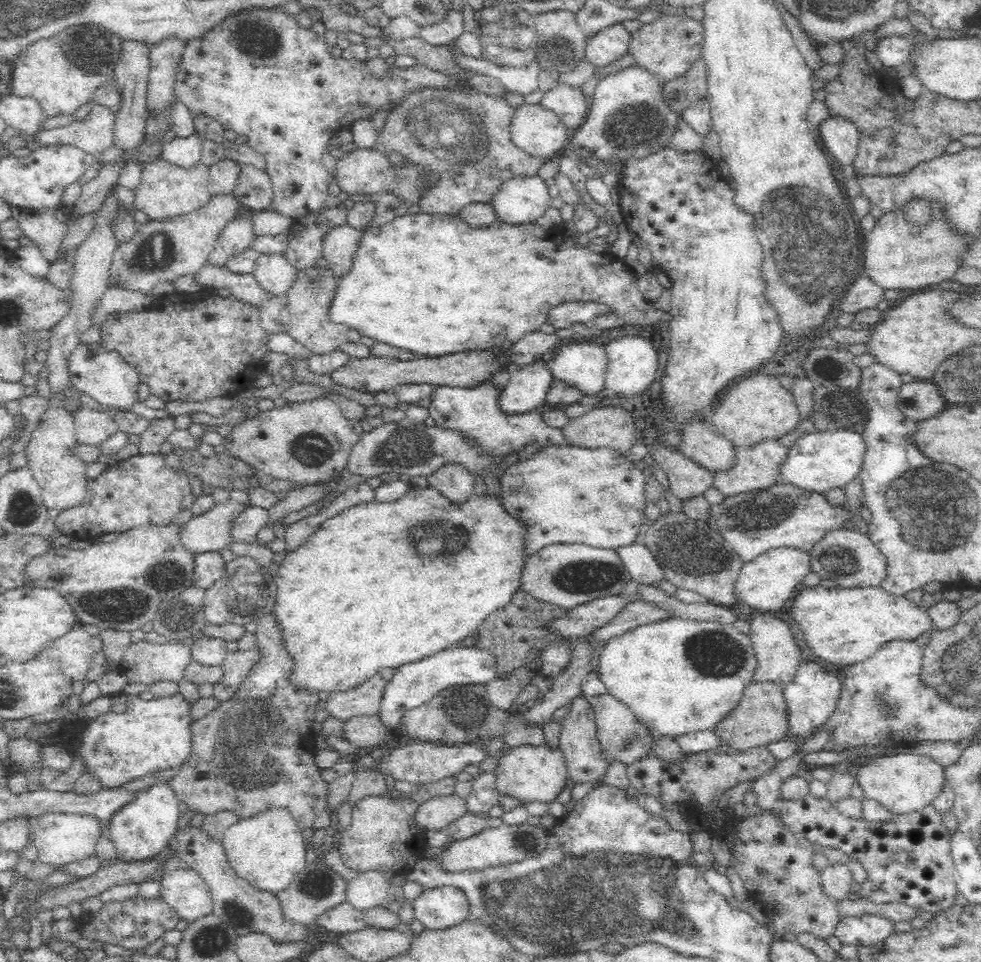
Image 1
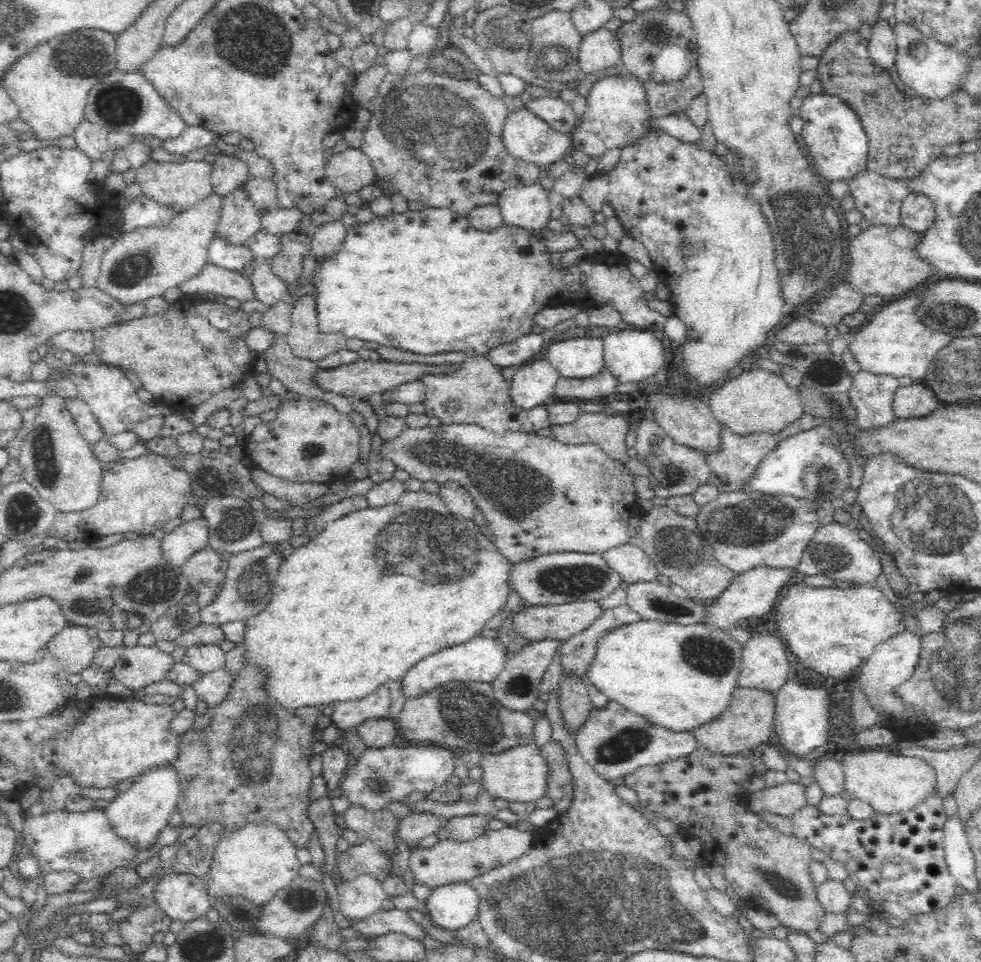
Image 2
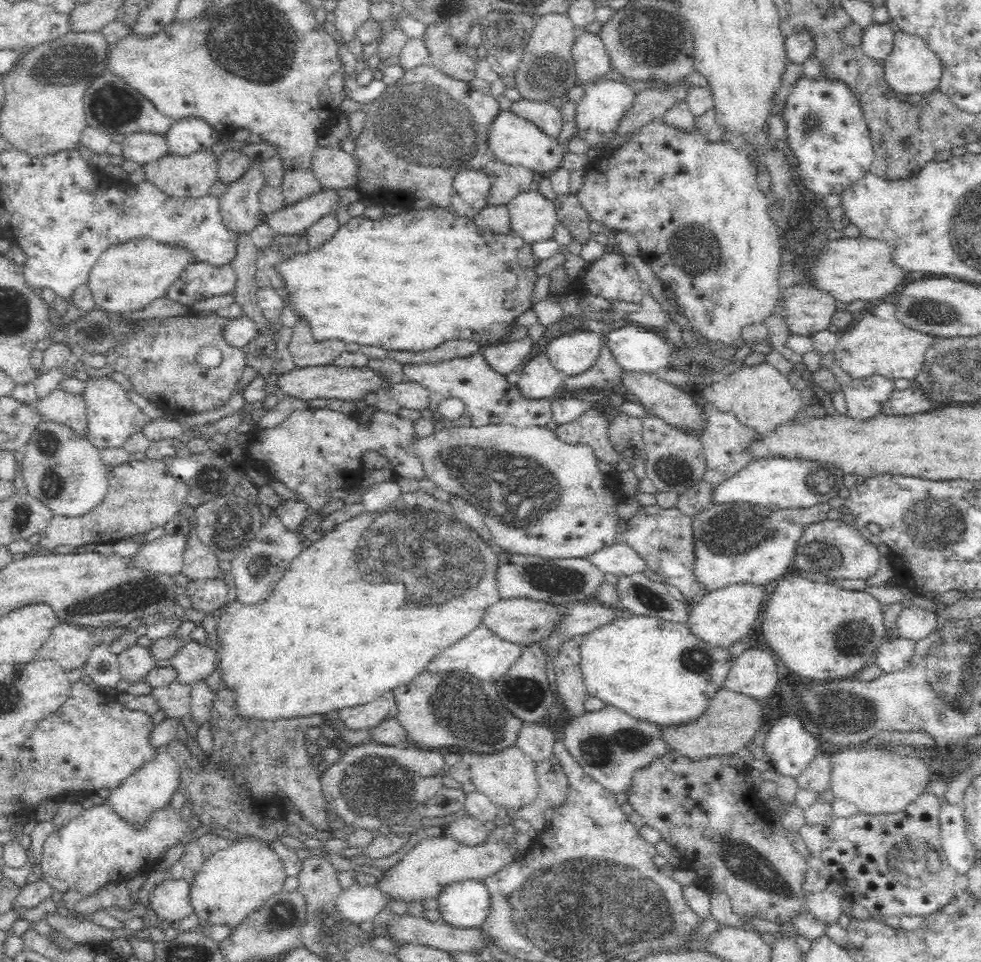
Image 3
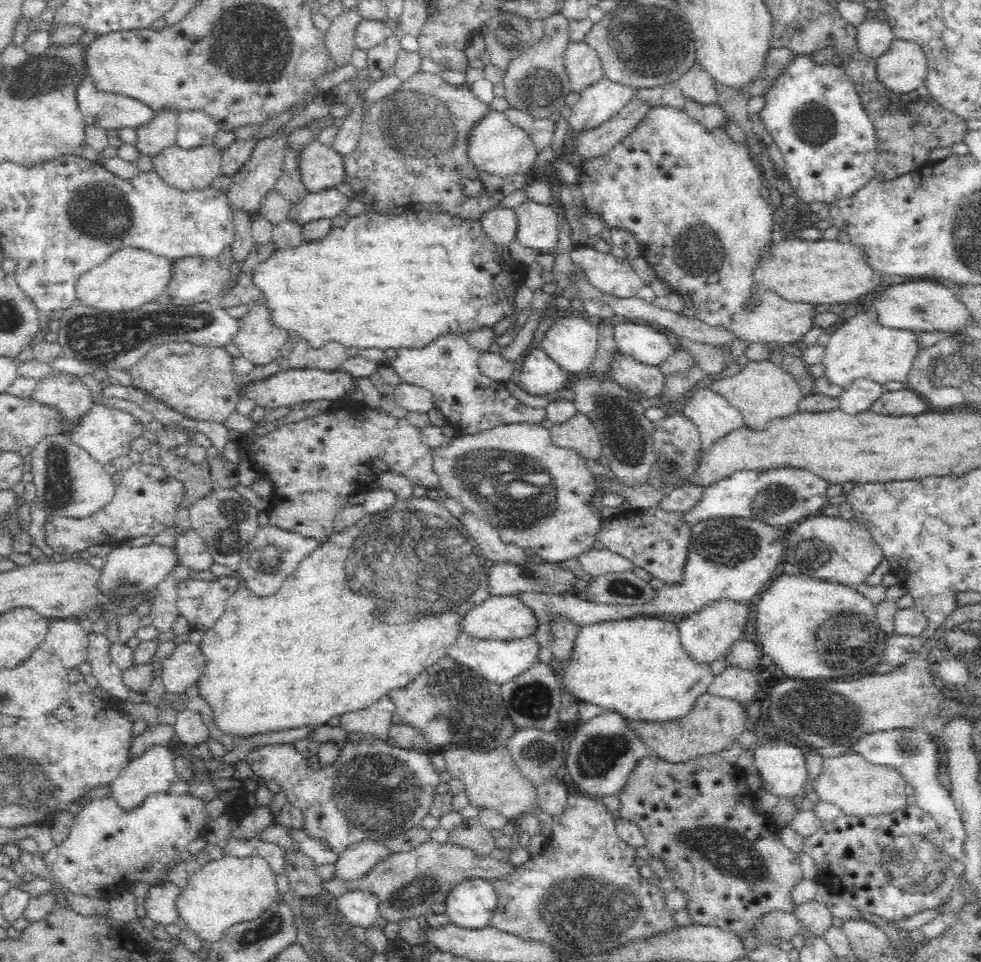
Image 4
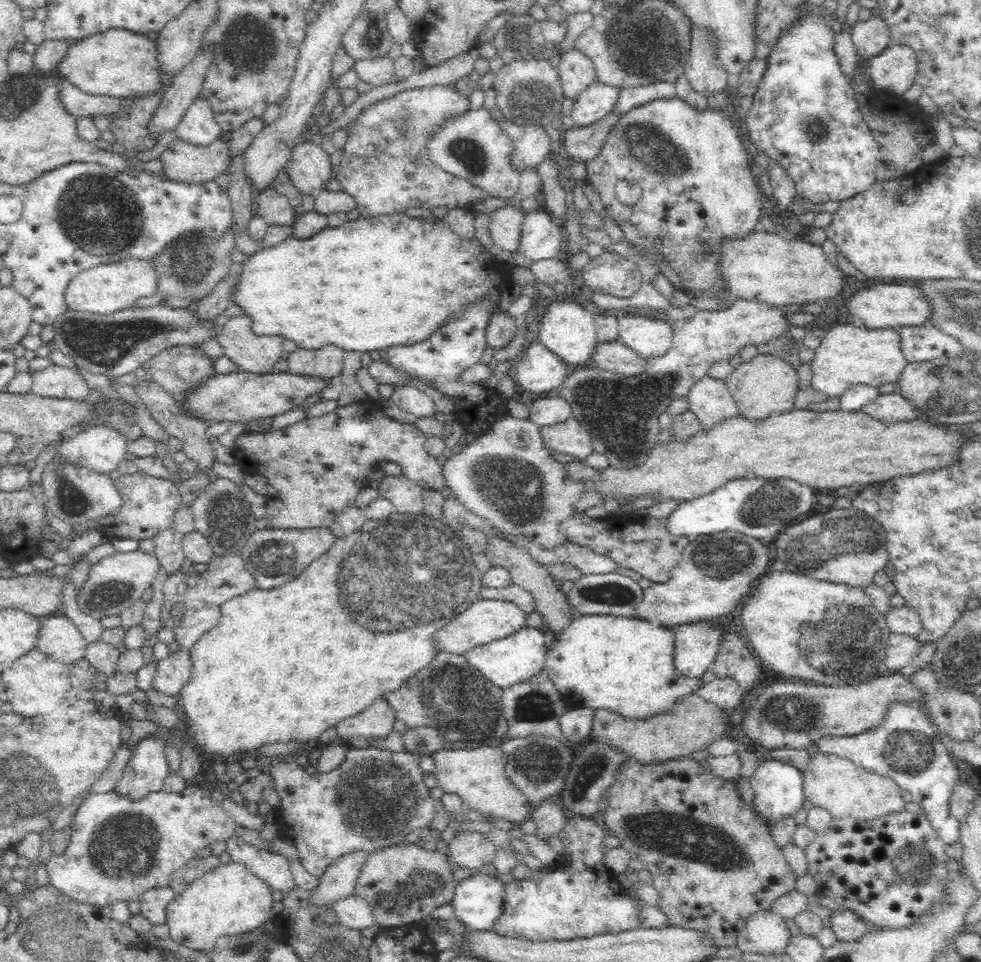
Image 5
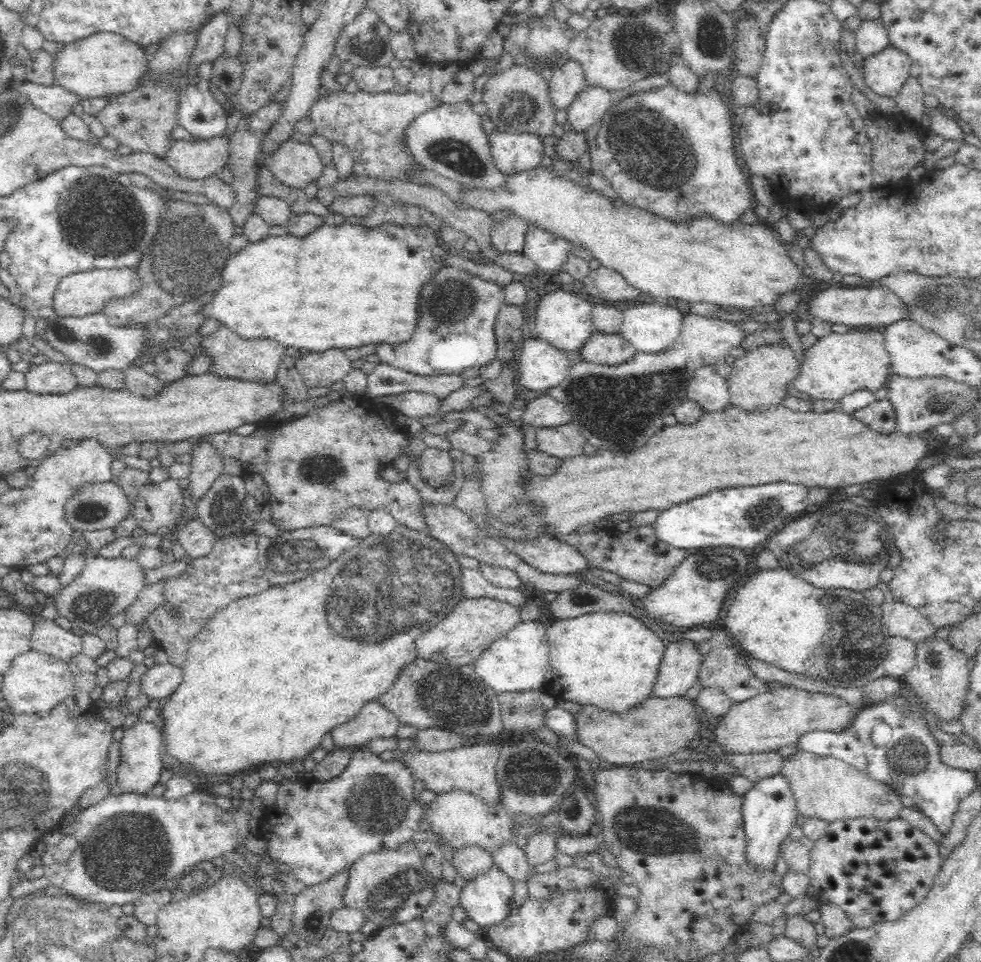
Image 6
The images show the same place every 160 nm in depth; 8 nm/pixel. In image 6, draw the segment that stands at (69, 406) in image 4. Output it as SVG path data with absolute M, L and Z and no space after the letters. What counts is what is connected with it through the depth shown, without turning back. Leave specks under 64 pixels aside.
M46 361L43 364L31 363L24 373L26 389L38 394L58 394L70 392L77 386L69 364Z

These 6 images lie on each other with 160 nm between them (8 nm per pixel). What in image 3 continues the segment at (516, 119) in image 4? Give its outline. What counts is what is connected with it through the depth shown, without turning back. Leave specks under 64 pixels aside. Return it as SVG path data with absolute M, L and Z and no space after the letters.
M520 99L511 104L510 111L534 122L544 133L552 137L558 137L565 124L559 103Z

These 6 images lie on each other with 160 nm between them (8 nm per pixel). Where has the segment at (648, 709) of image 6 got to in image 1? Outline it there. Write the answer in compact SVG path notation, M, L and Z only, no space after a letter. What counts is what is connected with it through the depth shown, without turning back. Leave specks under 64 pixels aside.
M753 681L748 684L740 704L714 728L714 733L722 739L723 744L742 750L782 740L790 732L788 703L784 697L784 688L785 684L776 682Z

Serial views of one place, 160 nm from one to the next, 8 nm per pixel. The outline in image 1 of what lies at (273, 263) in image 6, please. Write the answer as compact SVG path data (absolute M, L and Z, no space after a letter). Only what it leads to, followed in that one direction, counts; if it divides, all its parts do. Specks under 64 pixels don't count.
M580 208L580 216L578 222L571 222L577 228L576 233L572 236L564 236L564 240L554 242L548 235L549 231L542 229L534 223L524 224L508 224L496 219L492 224L485 227L476 228L464 222L459 215L442 215L442 214L426 214L419 212L416 214L404 214L398 216L382 226L370 226L368 230L363 231L360 244L356 248L354 254L354 264L348 276L340 278L339 288L336 290L336 296L332 300L330 306L330 319L334 323L344 323L350 328L356 328L364 337L374 339L374 341L384 342L396 348L404 348L412 351L416 355L426 355L429 357L437 357L449 355L464 350L473 351L474 349L485 349L490 347L502 347L510 349L515 342L520 341L526 334L534 333L540 330L542 324L548 323L550 310L564 304L564 302L600 302L602 304L610 304L614 308L614 314L621 318L622 323L633 324L635 326L650 326L664 319L667 315L666 308L654 307L654 302L646 301L643 294L638 290L637 272L629 267L624 260L612 257L608 253L596 253L588 249L586 246L578 246L578 233L586 234L590 230L594 230L598 226L600 218L592 214L590 210Z

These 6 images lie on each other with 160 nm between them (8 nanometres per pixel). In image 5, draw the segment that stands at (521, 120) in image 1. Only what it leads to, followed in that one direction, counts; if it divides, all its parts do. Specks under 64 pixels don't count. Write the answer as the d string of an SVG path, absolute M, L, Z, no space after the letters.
M484 108L469 110L468 113L435 127L429 140L426 140L426 149L436 167L468 180L492 198L510 200L519 190L520 173L510 166L509 160L514 150L513 140L499 129L498 118Z

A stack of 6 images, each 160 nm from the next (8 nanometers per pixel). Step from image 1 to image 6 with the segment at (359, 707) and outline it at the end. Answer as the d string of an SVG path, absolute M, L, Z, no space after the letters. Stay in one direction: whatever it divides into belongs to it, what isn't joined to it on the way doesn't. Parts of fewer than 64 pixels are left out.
M374 700L366 703L349 721L333 727L330 735L336 747L360 749L373 738L390 738L396 735L399 726L401 722L396 715Z

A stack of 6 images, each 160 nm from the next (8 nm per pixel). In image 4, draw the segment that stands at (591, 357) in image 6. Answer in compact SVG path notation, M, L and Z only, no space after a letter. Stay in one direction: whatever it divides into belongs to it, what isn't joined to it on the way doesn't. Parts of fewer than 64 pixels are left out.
M621 352L612 362L610 376L613 381L634 396L644 398L662 398L666 396L666 377L660 367L640 363Z

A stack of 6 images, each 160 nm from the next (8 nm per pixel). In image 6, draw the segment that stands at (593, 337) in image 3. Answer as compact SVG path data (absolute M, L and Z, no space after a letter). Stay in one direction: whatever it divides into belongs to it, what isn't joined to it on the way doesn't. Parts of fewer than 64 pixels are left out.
M563 288L548 289L538 302L534 320L534 328L538 337L550 343L559 350L580 351L582 346L595 332L592 324L593 304L584 299L577 292L566 291Z

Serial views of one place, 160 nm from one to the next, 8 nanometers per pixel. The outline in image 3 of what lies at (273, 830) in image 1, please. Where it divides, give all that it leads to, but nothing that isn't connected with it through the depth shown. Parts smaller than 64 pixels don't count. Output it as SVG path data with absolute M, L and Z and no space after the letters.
M258 838L234 841L226 848L218 849L203 862L190 888L192 907L202 926L236 926L251 912L266 904L270 896L282 891L288 874L284 870L282 858L269 843Z

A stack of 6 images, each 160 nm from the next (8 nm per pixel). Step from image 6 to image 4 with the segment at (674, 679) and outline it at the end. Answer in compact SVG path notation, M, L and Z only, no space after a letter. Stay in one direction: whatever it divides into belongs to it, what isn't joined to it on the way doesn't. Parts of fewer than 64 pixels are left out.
M720 598L710 602L708 606L696 610L694 614L678 619L678 630L684 649L694 655L699 662L709 662L711 664L717 660L718 656L726 655L730 652L732 644L748 634L748 626L752 627L754 617L754 601L743 602L733 600L733 598Z

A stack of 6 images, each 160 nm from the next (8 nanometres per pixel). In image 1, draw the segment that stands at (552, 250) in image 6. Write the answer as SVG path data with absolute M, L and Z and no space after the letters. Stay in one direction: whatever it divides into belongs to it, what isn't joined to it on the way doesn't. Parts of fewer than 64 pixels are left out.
M537 174L507 179L489 202L495 218L513 225L534 223L553 202L545 181Z

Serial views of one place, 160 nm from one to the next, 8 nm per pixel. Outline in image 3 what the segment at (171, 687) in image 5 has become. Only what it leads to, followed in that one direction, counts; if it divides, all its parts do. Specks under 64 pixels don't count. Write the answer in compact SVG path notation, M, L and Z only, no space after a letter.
M188 641L176 656L169 659L170 666L174 666L179 672L176 682L181 684L194 684L205 680L221 666L221 659L216 649L206 645L205 642Z

